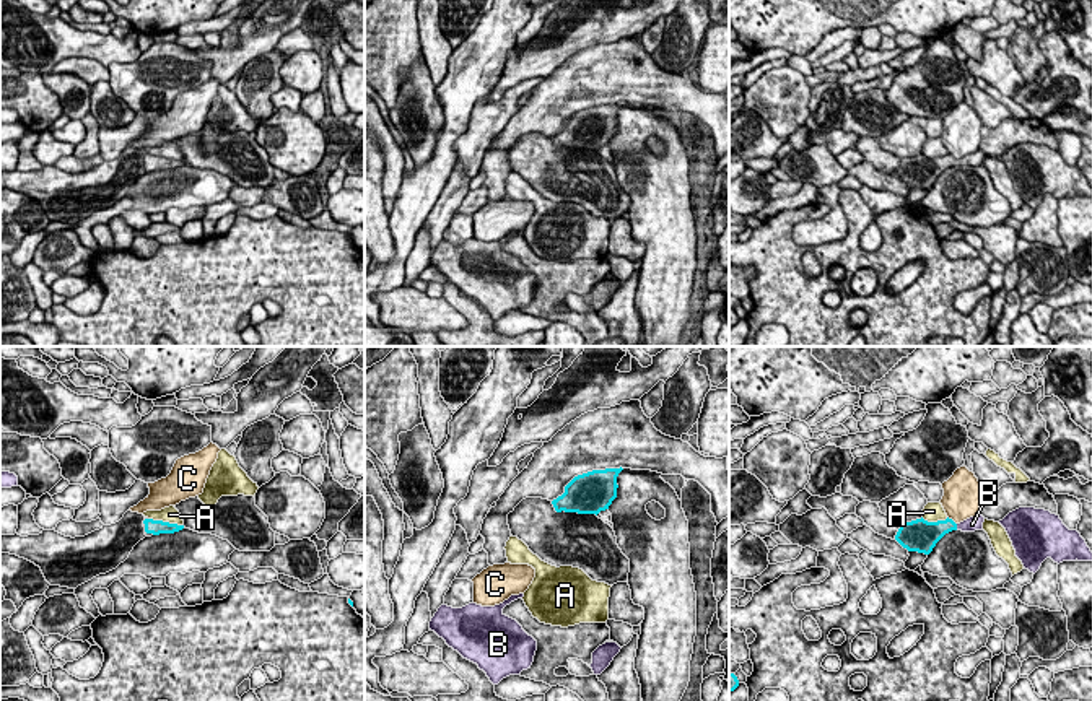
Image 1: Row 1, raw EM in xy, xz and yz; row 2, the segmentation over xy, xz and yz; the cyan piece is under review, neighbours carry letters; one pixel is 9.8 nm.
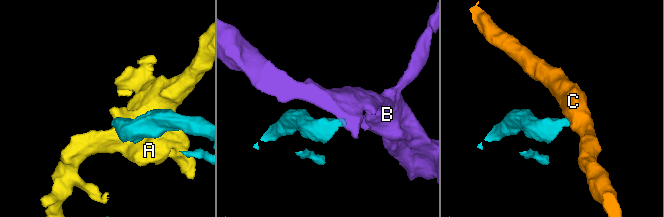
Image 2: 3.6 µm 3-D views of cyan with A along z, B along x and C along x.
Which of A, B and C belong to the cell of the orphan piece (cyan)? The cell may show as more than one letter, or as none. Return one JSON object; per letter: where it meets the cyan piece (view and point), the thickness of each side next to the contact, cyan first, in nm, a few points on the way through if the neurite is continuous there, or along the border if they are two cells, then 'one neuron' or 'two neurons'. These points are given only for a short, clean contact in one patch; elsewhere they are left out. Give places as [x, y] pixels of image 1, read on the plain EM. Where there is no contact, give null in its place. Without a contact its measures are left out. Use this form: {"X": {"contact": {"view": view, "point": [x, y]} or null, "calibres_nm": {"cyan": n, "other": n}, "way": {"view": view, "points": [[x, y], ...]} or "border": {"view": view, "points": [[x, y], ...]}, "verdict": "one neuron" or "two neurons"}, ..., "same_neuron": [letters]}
{"A": {"contact": {"view": "xy", "point": [165, 158]}, "calibres_nm": {"cyan": 140, "other": 160}, "border": {"view": "xy", "points": [[148, 153], [181, 161]]}, "verdict": "two neurons"}, "B": {"contact": {"view": "yz", "point": [956, 163]}, "calibres_nm": {"cyan": 220, "other": 140}, "way": {"view": "yz", "points": [[931, 168], [941, 163], [956, 163], [972, 160]]}, "verdict": "one neuron"}, "C": {"contact": {"view": "yz", "point": [952, 156]}, "calibres_nm": {"cyan": 220, "other": 380}, "border": {"view": "yz", "points": [[947, 152], [956, 160]]}, "verdict": "two neurons"}, "same_neuron": ["B"]}

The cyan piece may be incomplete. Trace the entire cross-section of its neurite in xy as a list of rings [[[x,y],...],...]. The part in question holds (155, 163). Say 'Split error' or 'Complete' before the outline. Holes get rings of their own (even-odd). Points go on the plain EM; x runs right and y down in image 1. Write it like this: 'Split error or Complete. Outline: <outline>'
Complete. Outline: [[[145,155],[143,159],[145,159],[145,168],[153,171],[174,169],[184,164],[184,161],[169,159],[163,156],[153,156],[153,155]]]

